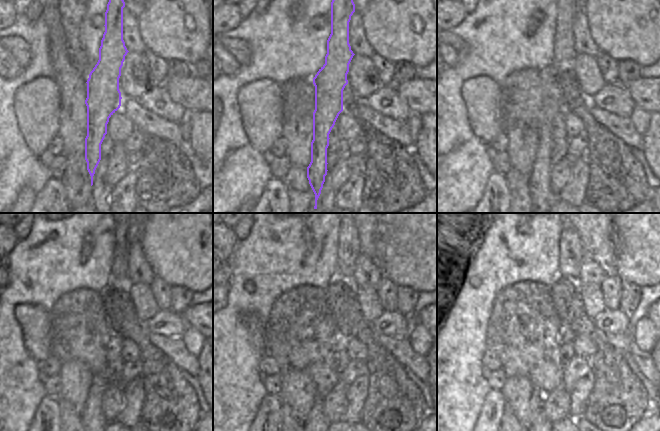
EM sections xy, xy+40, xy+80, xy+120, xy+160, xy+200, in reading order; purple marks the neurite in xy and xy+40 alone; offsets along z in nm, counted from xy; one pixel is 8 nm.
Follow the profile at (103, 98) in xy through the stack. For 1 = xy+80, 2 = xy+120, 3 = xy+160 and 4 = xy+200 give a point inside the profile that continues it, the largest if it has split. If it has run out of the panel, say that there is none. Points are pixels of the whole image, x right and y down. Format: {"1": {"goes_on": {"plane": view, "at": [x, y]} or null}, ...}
{"1": {"goes_on": {"plane": "xy+80", "at": [563, 44]}}, "2": {"goes_on": {"plane": "xy+120", "at": [92, 416]}}, "3": {"goes_on": {"plane": "xy+160", "at": [316, 416]}}, "4": {"goes_on": {"plane": "xy+200", "at": [541, 416]}}}

